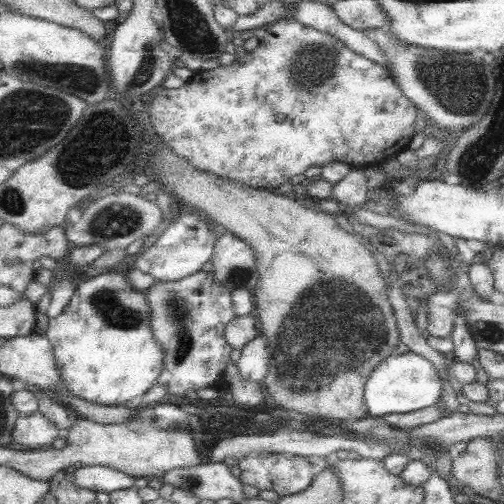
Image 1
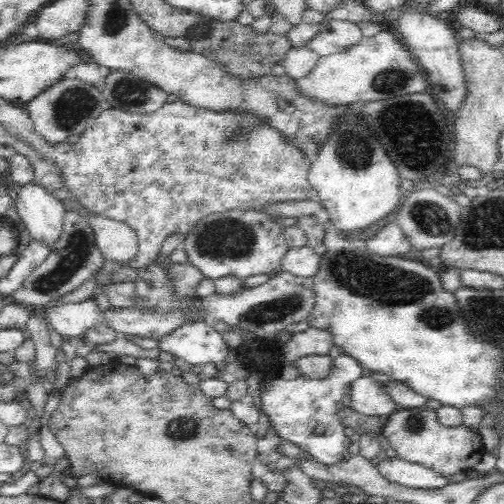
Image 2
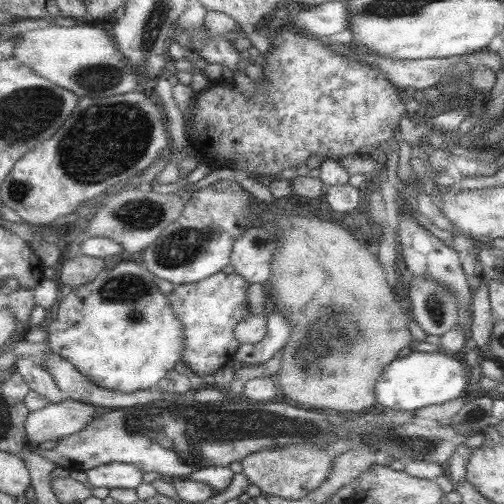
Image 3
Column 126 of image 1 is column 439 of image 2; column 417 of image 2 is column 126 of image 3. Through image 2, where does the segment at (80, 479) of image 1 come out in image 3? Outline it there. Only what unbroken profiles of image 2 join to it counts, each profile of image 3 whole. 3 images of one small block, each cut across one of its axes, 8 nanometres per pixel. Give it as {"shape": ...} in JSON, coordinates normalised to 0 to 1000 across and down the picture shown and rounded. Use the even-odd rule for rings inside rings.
{"shape":[[[208,921],[208,925],[188,925],[169,937],[173,944],[173,964],[185,968],[248,968],[248,972],[268,972],[276,960],[284,960],[284,937],[268,925],[248,925],[248,921]]]}

